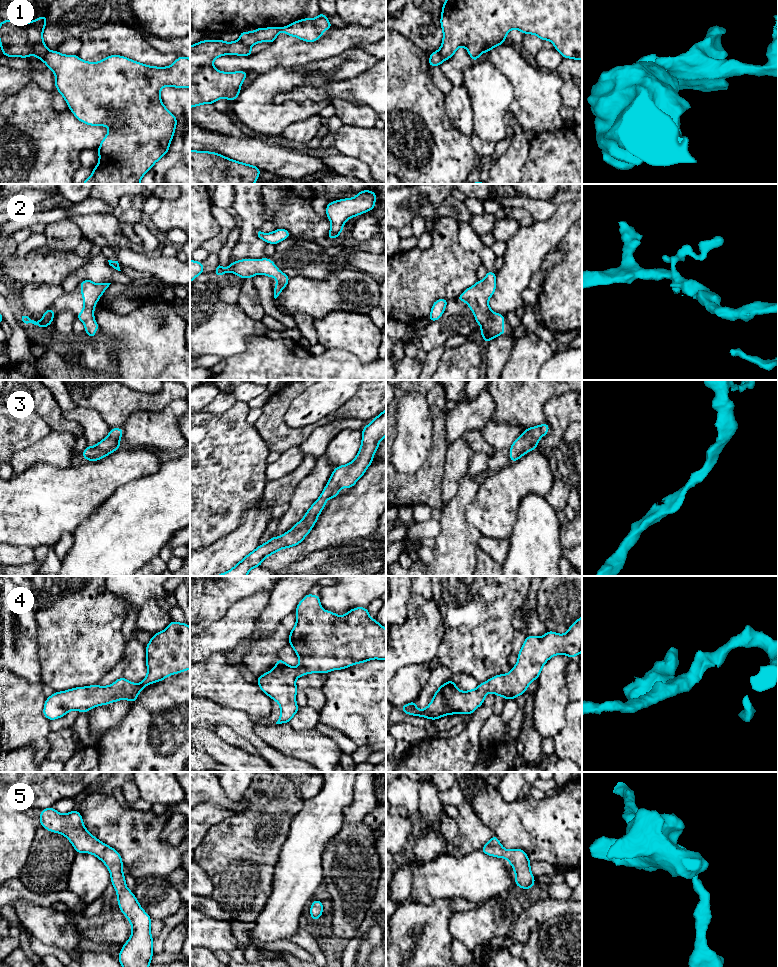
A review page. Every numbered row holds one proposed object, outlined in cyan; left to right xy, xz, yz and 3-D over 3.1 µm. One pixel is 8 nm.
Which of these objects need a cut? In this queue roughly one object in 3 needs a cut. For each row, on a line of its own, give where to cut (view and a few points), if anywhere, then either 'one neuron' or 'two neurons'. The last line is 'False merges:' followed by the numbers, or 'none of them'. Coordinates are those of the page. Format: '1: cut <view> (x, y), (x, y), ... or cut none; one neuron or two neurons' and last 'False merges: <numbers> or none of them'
1: cut xz (239, 39), (249, 47); two neurons
2: cut none; one neuron
3: cut none; one neuron
4: cut none; one neuron
5: cut none; one neuron
False merges: 1

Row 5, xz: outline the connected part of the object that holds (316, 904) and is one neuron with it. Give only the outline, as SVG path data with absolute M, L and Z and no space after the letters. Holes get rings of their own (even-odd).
M314 900L310 908L311 920L317 920L323 914L323 901Z

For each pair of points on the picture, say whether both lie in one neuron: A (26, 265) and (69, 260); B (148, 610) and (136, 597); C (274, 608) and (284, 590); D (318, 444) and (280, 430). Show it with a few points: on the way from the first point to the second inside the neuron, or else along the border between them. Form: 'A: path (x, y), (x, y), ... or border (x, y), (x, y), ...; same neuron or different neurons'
A: path (37, 265), (58, 265); same neuron
B: border (156, 601), (153, 599), (148, 600), (139, 609); different neurons
C: path (278, 604), (284, 598), (284, 594); same neuron
D: border (324, 425), (316, 428), (298, 446); different neurons

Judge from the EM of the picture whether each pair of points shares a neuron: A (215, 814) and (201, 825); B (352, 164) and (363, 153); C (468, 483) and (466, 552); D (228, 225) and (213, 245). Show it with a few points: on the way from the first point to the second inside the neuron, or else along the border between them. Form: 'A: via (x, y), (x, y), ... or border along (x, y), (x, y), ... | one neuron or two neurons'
A: via (212, 814), (204, 822) | one neuron
B: border along (340, 153), (362, 161), (371, 173) | two neurons
C: via (461, 500), (459, 502), (459, 535) | one neuron
D: via (225, 230), (218, 240) | one neuron

